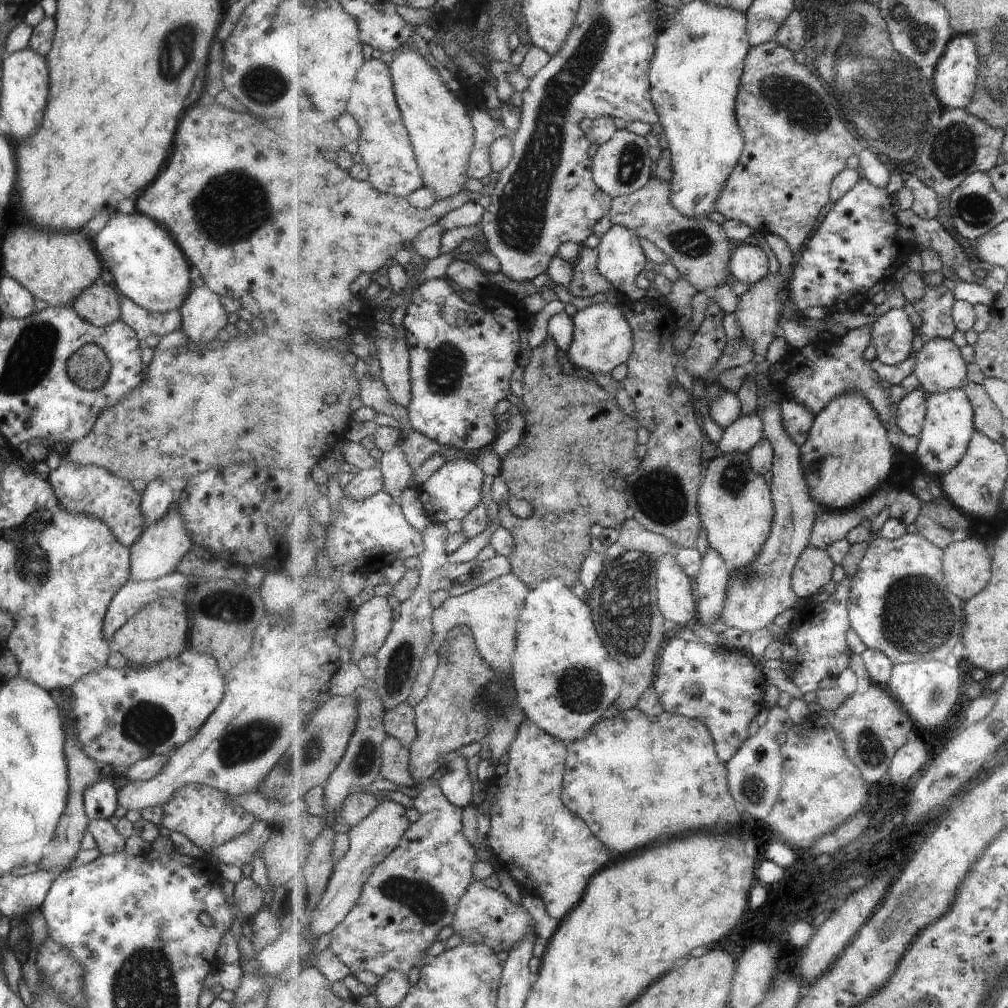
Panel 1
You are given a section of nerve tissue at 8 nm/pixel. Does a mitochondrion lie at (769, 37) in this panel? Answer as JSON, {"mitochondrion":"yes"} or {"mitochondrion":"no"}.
{"mitochondrion":"no"}

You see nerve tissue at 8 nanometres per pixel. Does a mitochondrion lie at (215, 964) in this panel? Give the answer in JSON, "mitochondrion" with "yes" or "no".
{"mitochondrion":"no"}

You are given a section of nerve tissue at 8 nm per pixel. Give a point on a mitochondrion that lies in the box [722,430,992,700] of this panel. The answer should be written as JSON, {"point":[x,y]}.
{"point":[918,614]}

